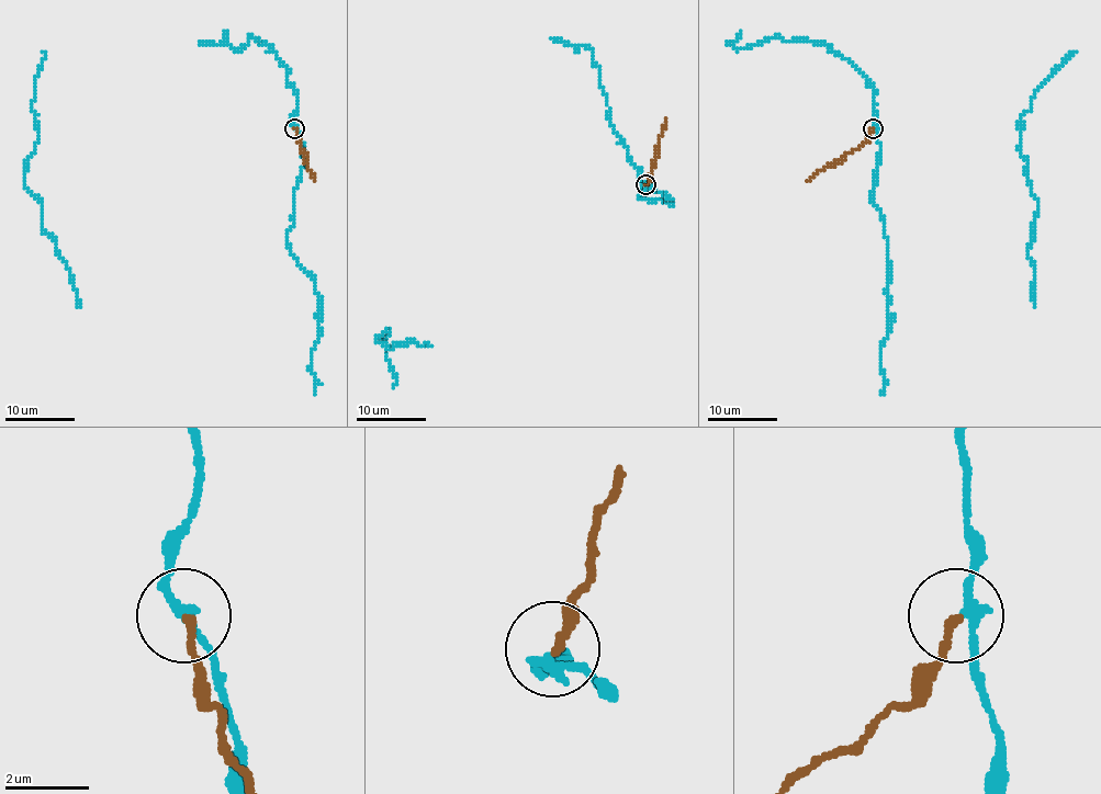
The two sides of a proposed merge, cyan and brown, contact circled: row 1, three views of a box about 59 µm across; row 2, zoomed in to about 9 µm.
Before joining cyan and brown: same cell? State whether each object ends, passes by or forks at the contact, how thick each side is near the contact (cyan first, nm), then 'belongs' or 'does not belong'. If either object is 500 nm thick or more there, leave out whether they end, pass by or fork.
cyan passes by | brown ends | 200/190 nm | does not belong

